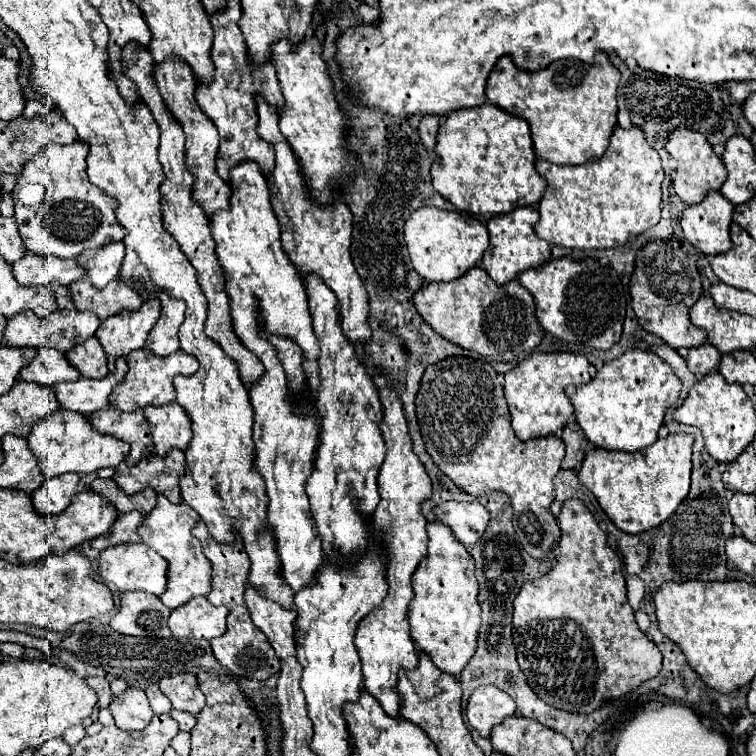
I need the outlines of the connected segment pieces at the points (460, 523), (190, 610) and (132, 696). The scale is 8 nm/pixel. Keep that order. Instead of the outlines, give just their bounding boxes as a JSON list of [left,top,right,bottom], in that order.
[[433,502,489,548],[169,596,227,638],[109,686,153,730]]

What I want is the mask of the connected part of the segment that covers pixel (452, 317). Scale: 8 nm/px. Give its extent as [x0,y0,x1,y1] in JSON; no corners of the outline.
[413,266,543,362]

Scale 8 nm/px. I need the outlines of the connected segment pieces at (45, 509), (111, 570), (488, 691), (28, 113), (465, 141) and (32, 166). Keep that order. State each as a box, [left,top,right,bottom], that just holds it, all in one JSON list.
[[31,474,79,516],[99,544,167,596],[465,686,517,738],[23,100,47,118],[431,102,545,216],[11,140,125,258]]

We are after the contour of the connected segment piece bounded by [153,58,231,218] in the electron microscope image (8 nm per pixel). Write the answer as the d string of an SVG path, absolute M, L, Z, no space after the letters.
M165 60L163 64L155 66L155 82L159 88L159 94L163 98L165 108L169 110L169 114L179 120L183 132L185 132L185 164L187 170L195 176L195 184L193 184L193 200L197 204L201 204L201 208L207 212L207 216L211 218L211 212L229 208L229 198L231 198L231 188L227 182L223 182L217 172L215 172L215 156L217 156L217 148L219 148L219 132L215 130L215 124L211 124L211 120L207 120L207 116L203 114L203 110L199 108L199 104L195 102L195 78L191 74L191 68L181 62L181 60Z

